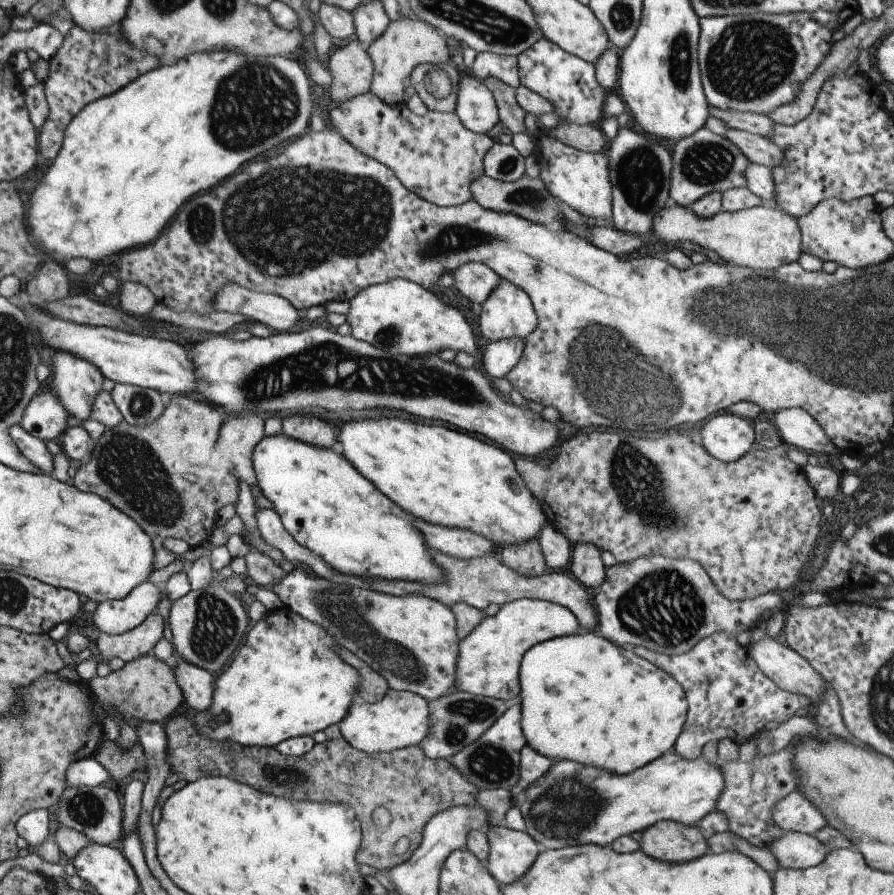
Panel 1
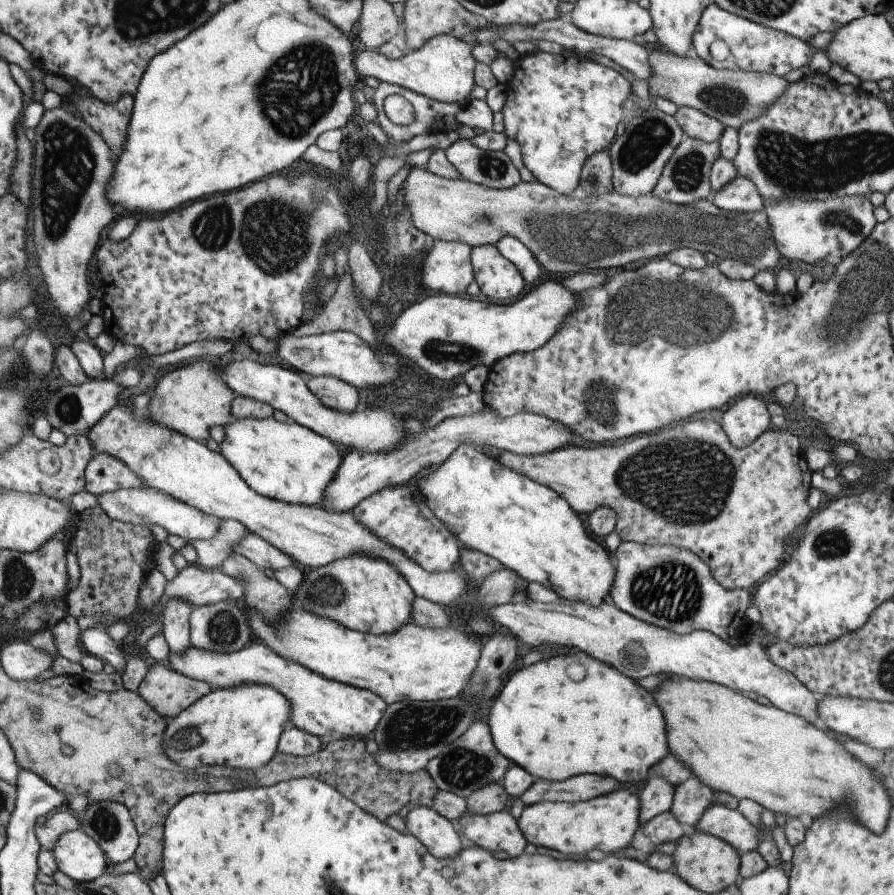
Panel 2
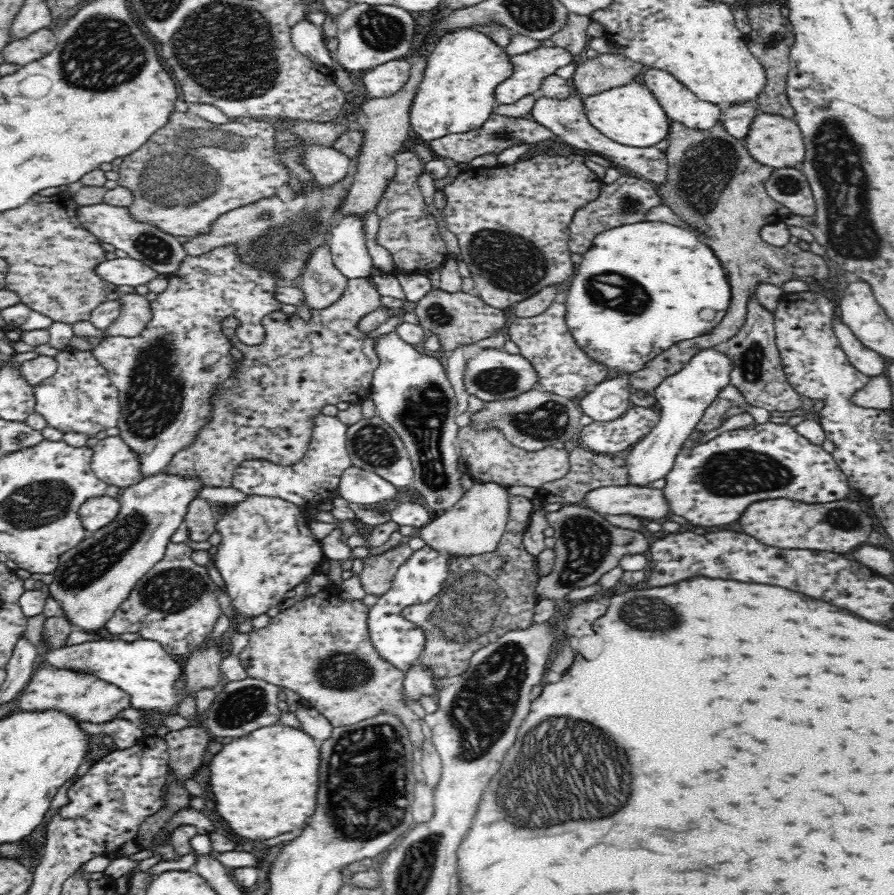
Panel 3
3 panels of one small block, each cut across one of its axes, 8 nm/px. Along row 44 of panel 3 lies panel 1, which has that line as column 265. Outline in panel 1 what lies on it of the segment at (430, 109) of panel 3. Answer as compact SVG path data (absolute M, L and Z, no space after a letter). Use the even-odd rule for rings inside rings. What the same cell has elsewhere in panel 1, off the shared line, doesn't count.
M280 432L272 436L264 435L254 447L252 460L261 494L280 515L288 534L300 546L319 554L332 570L359 578L377 576L394 582L396 579L420 581L425 585L445 579L441 568L431 559L434 550L414 530L414 518L378 492L378 488L368 482L344 456Z

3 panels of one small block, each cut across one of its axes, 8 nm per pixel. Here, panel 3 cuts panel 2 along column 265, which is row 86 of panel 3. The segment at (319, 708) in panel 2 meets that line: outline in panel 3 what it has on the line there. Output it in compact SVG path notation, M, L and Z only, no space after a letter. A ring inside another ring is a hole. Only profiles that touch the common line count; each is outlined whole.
M650 67L644 72L642 82L669 120L698 130L712 128L718 122L721 114L718 105L699 99L673 74Z

